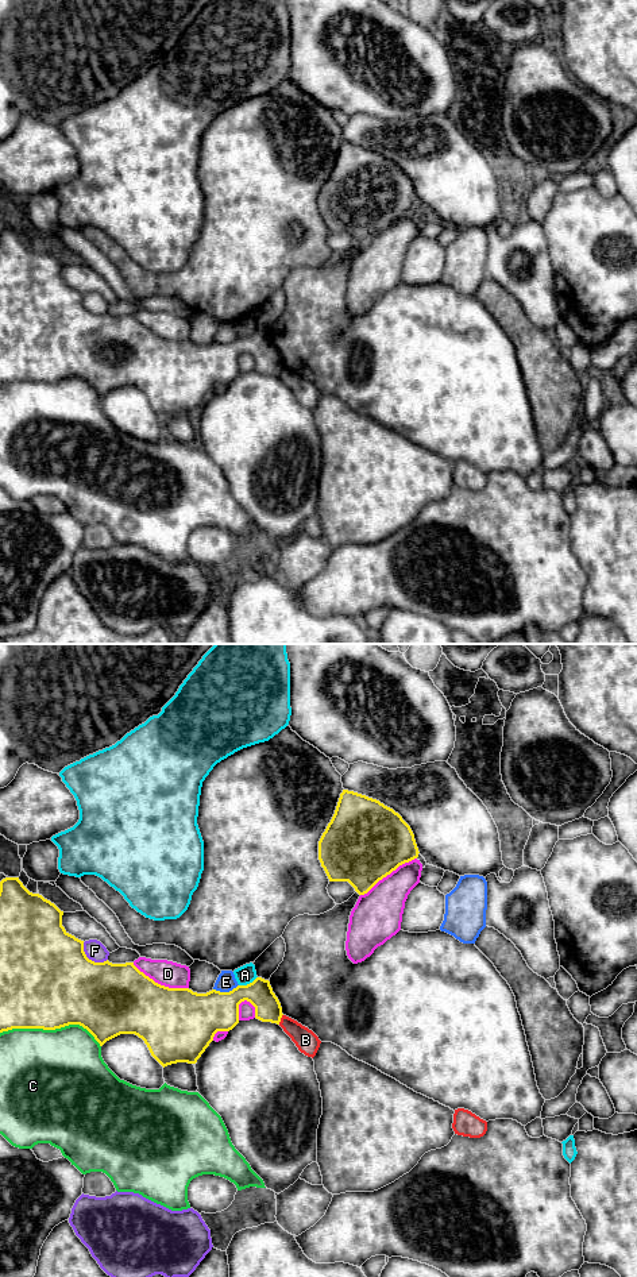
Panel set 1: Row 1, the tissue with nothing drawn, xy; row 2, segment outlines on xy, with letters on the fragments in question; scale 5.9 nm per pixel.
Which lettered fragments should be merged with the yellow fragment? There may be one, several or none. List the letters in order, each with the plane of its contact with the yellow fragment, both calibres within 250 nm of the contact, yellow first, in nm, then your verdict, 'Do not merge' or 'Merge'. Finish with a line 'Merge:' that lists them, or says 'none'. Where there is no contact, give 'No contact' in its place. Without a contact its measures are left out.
A: Touches yellow in xy. Thickness 240 nm (yellow) against 120 nm. Do not merge
B: Touches yellow in xy. Thickness 160 nm (yellow) against 140 nm. Do not merge
C: Touches yellow in xy. Thickness 500 nm (yellow) against 500 nm. Do not merge
D: Touches yellow in xy. Thickness 420 nm (yellow) against 150 nm. Do not merge
E: Touches yellow in xy. Thickness 320 nm (yellow) against 120 nm. Do not merge
F: Touches yellow in xy. Thickness 480 nm (yellow) against 120 nm. Do not merge
Merge: none

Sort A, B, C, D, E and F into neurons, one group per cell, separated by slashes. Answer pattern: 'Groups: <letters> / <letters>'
Groups: A / B / C / D / E / F

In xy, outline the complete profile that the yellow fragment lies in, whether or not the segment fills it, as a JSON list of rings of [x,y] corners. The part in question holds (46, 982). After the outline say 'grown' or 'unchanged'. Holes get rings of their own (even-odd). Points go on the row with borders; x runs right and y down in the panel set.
[[[5,877],[0,881],[0,1033],[12,1029],[43,1029],[55,1030],[69,1025],[80,1025],[86,1029],[94,1039],[103,1046],[107,1041],[120,1035],[120,1034],[135,1034],[144,1041],[151,1056],[165,1068],[177,1062],[196,1064],[217,1031],[229,1031],[239,1023],[239,1004],[244,1000],[250,1002],[255,1007],[255,1018],[262,1022],[271,1022],[279,1025],[282,1018],[282,1007],[273,992],[269,980],[256,977],[252,983],[247,985],[238,985],[229,992],[220,992],[212,989],[206,994],[197,994],[189,988],[169,988],[155,983],[153,979],[140,972],[134,962],[126,964],[112,964],[108,960],[104,962],[94,962],[89,960],[84,952],[84,941],[69,934],[62,926],[61,911],[54,903],[45,899],[39,894],[30,892],[19,877]]]; unchanged

